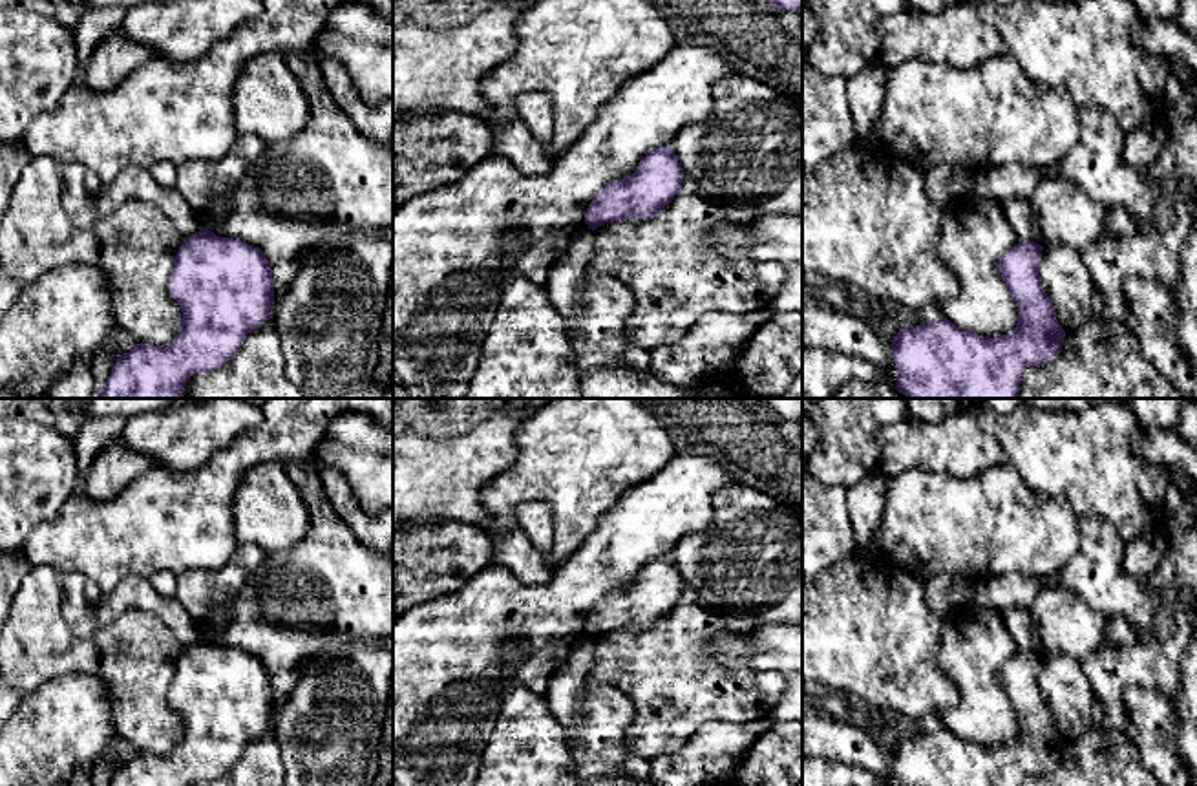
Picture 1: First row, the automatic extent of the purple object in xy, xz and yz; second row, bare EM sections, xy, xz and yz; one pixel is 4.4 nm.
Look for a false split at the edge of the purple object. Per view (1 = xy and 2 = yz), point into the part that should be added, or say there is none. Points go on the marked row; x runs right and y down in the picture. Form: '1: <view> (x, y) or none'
1: none
2: none

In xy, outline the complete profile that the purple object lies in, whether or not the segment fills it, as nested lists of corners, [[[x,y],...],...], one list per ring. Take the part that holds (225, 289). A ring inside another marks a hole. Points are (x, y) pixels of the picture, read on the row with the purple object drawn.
[[[201,228],[175,254],[168,281],[170,296],[181,305],[181,333],[168,345],[137,344],[119,355],[97,398],[183,398],[188,378],[225,366],[243,338],[261,327],[274,309],[274,281],[267,254],[241,239]]]

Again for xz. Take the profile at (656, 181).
[[[671,146],[651,150],[627,179],[607,185],[585,212],[588,228],[658,216],[682,190],[682,166]]]

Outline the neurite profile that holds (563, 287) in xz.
[[[583,228],[574,232],[543,285],[550,305],[563,320],[568,320],[574,329],[583,316],[581,281],[592,256],[594,230]]]

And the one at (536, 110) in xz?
[[[524,93],[515,101],[515,115],[541,144],[548,144],[554,130],[554,106],[546,93]]]

